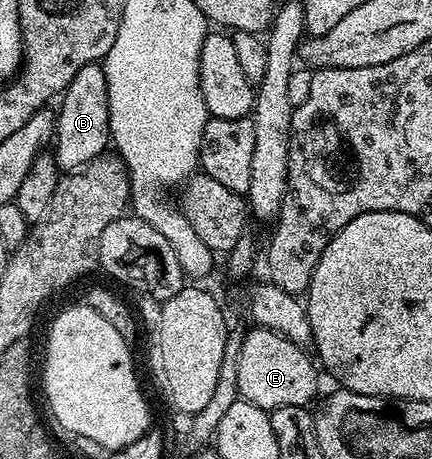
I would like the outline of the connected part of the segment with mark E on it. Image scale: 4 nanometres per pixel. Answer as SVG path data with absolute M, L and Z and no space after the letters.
M254 326L251 329L251 332L245 333L240 347L236 373L239 397L267 410L280 406L309 405L309 400L318 392L319 372L311 353L303 345L294 344L270 328Z

